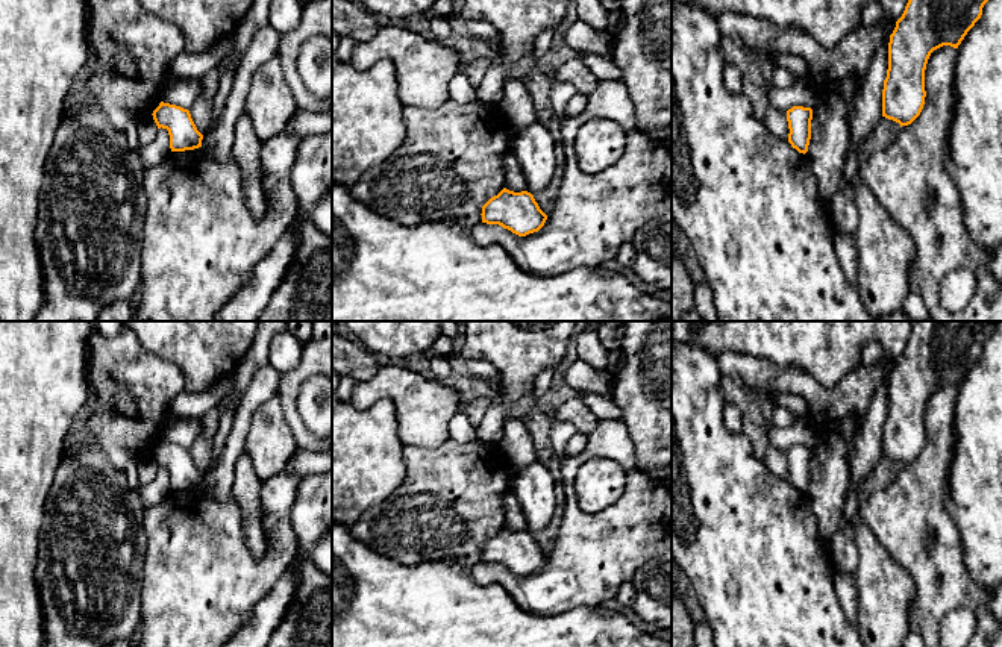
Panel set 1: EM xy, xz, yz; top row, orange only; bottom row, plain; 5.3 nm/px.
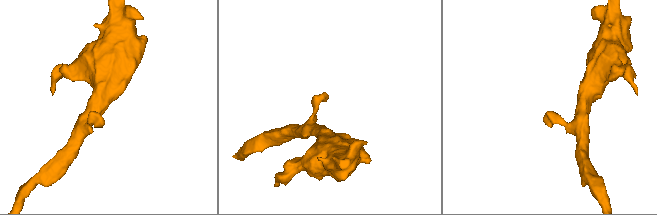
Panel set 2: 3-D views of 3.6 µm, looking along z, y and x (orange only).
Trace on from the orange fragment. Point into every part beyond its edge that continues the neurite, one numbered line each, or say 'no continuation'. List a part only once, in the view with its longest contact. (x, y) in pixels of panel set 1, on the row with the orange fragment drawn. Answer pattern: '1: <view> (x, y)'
no continuation

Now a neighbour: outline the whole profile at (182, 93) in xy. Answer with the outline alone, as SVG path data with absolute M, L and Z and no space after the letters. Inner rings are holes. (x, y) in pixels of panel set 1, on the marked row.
M199 79L176 80L162 92L162 102L189 111L199 94L200 94Z

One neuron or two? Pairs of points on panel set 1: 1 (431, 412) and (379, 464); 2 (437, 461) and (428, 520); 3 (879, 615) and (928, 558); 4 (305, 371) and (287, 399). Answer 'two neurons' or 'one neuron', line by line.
1: two neurons
2: one neuron
3: two neurons
4: one neuron

